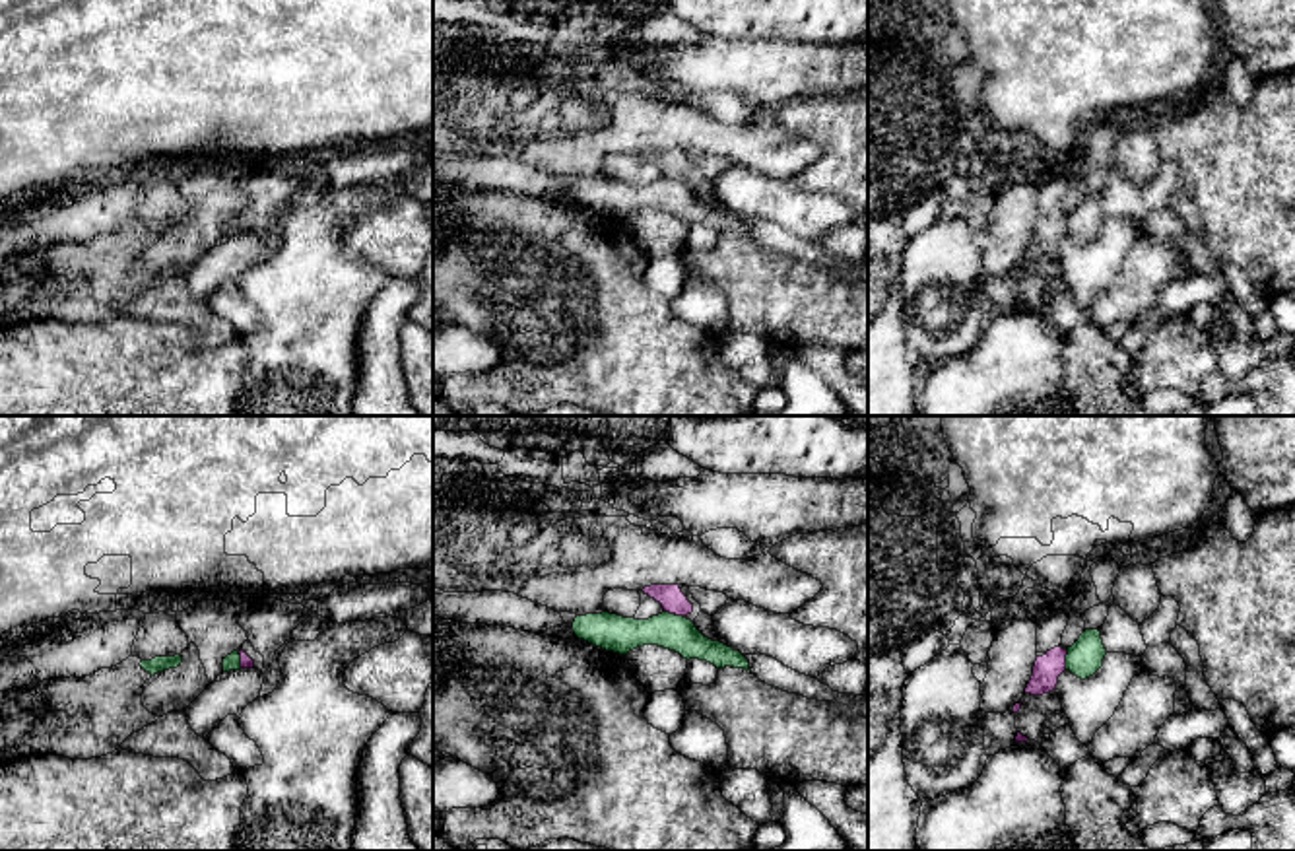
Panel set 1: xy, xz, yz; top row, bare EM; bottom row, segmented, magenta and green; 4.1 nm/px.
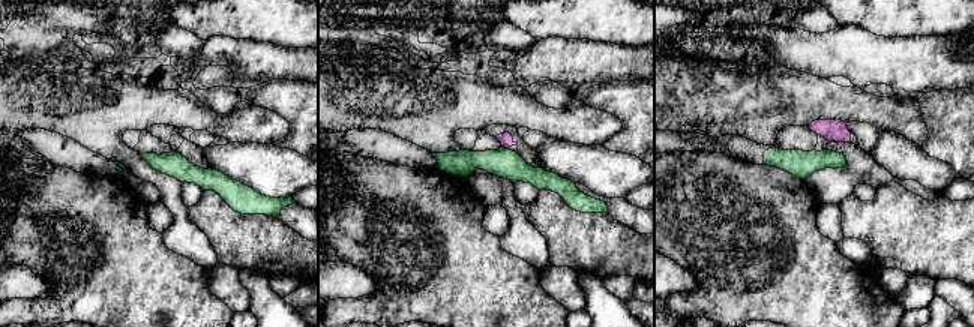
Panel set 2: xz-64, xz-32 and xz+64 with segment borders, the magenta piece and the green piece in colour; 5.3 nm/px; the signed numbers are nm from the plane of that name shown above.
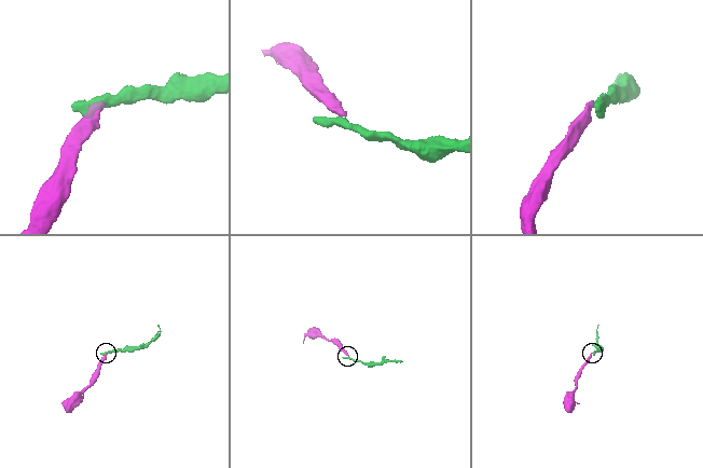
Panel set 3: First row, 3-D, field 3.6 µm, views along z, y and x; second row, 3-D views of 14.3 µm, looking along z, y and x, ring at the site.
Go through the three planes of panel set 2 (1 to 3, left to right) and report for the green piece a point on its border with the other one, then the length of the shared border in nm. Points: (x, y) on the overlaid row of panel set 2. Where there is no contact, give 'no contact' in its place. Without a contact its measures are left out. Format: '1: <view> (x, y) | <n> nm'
1: no contact
2: xz-32 (505, 147) | 40 nm
3: no contact

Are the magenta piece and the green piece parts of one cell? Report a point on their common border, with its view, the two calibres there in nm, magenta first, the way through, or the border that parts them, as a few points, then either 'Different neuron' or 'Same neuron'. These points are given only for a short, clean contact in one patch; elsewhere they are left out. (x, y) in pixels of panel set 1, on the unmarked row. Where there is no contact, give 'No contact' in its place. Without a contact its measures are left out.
Touches magenta at xz (674, 177). Thickness 100 nm (magenta) against 150 nm. Boundary: xz (664, 175), (682, 181). Different neuron

